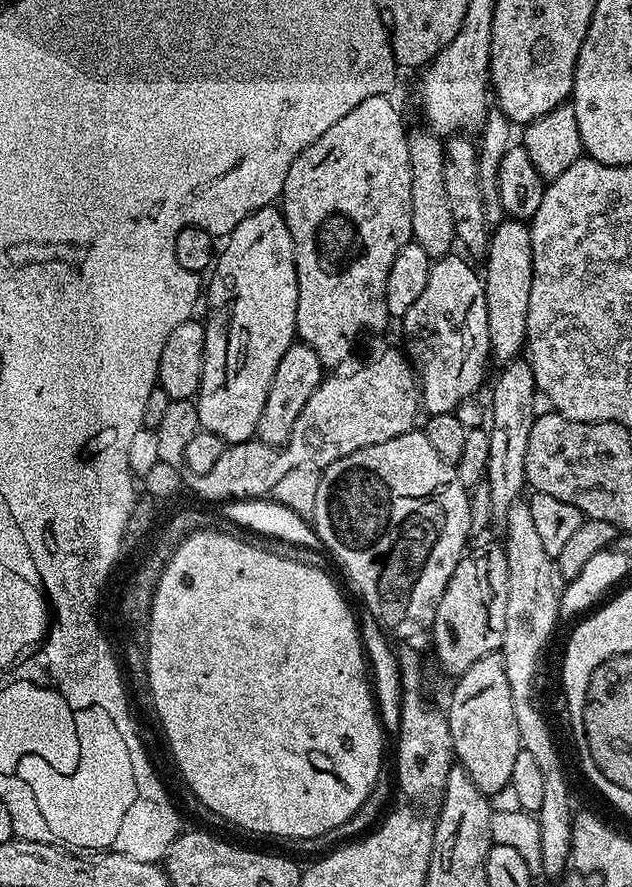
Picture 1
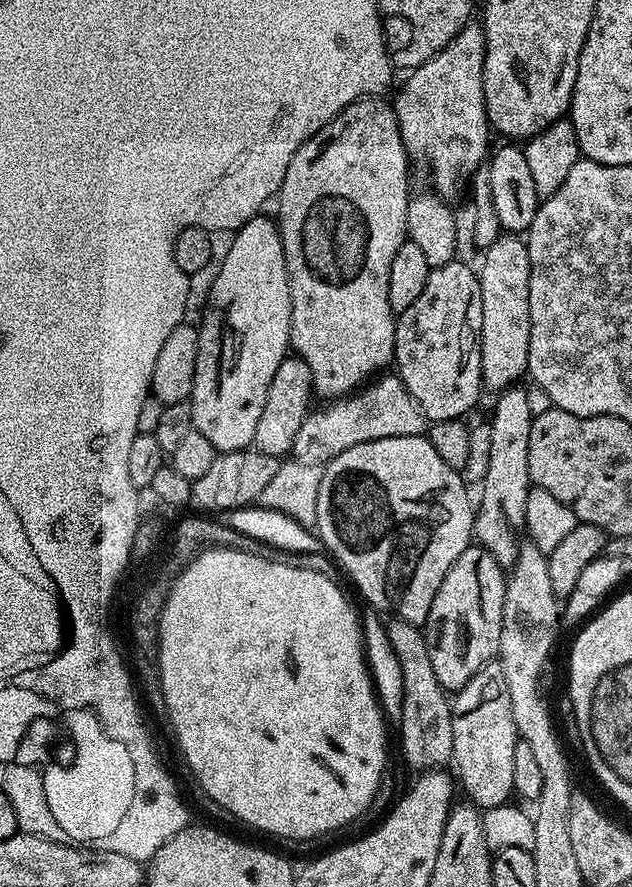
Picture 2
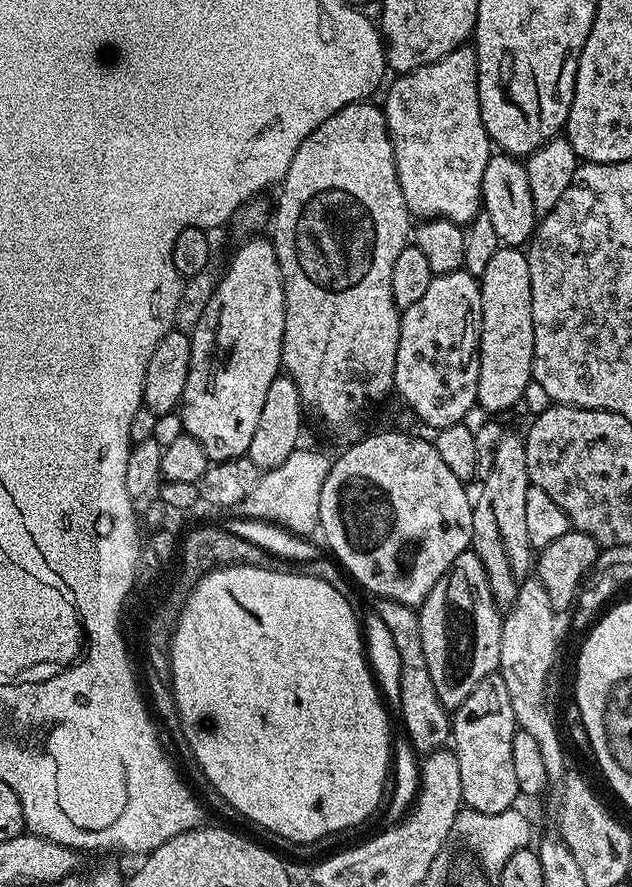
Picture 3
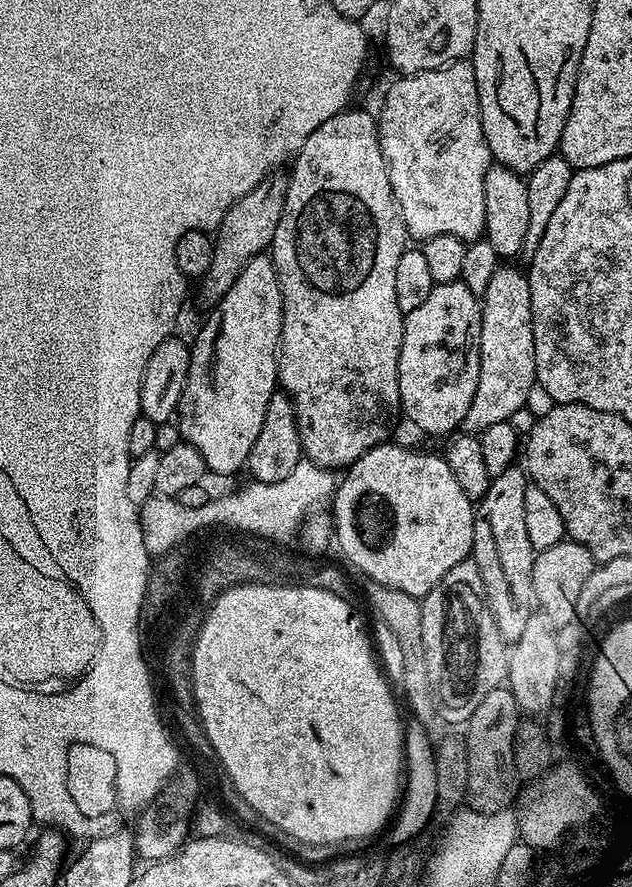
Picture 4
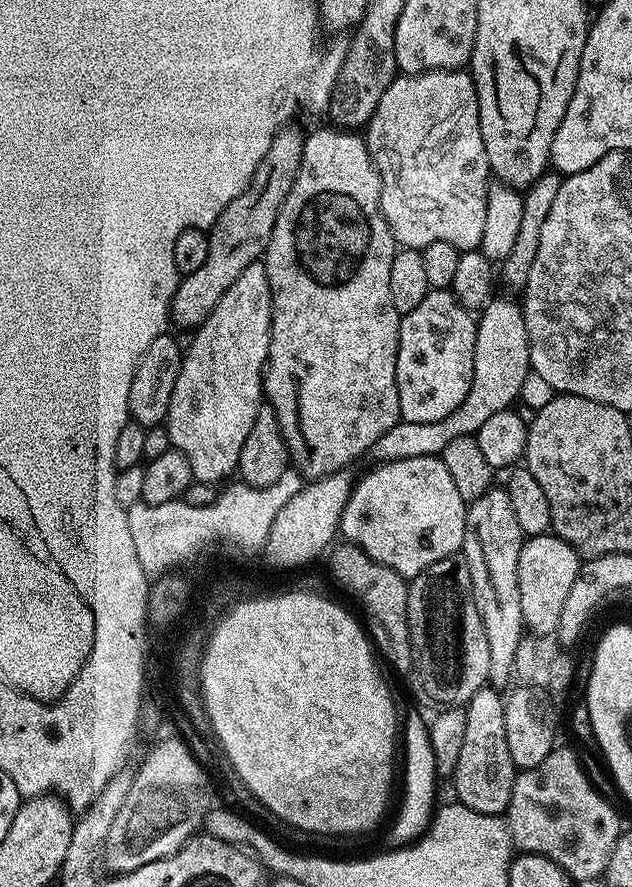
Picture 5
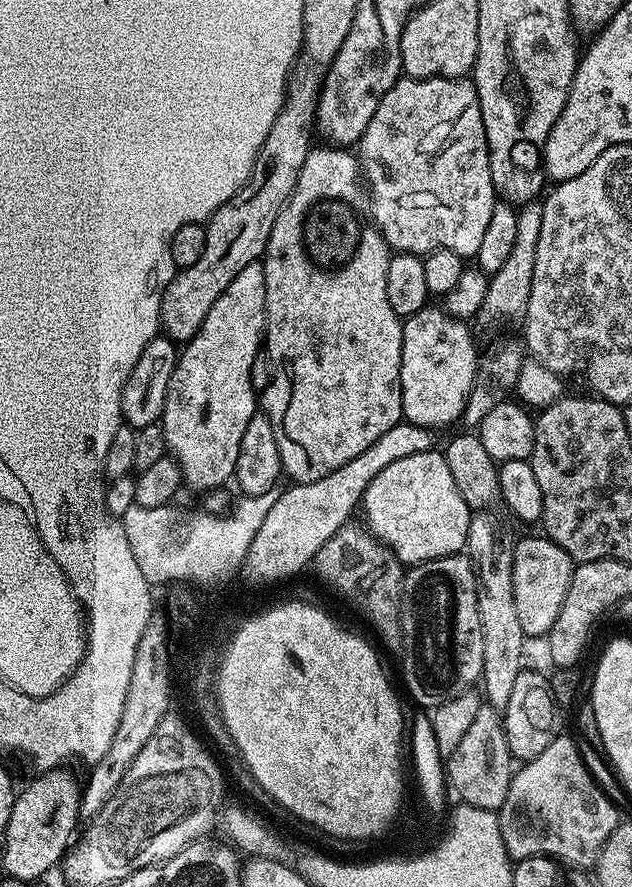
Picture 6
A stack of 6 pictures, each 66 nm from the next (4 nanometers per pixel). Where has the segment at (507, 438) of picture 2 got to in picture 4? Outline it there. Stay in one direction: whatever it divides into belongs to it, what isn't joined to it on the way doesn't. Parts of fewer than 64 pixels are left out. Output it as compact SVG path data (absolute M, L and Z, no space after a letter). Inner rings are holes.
M509 466L489 481L487 492L480 498L481 515L488 520L492 529L498 559L508 580L514 601L523 604L534 594L532 576L536 549L527 537L526 514L523 513L523 499L528 487L527 473L521 467Z

